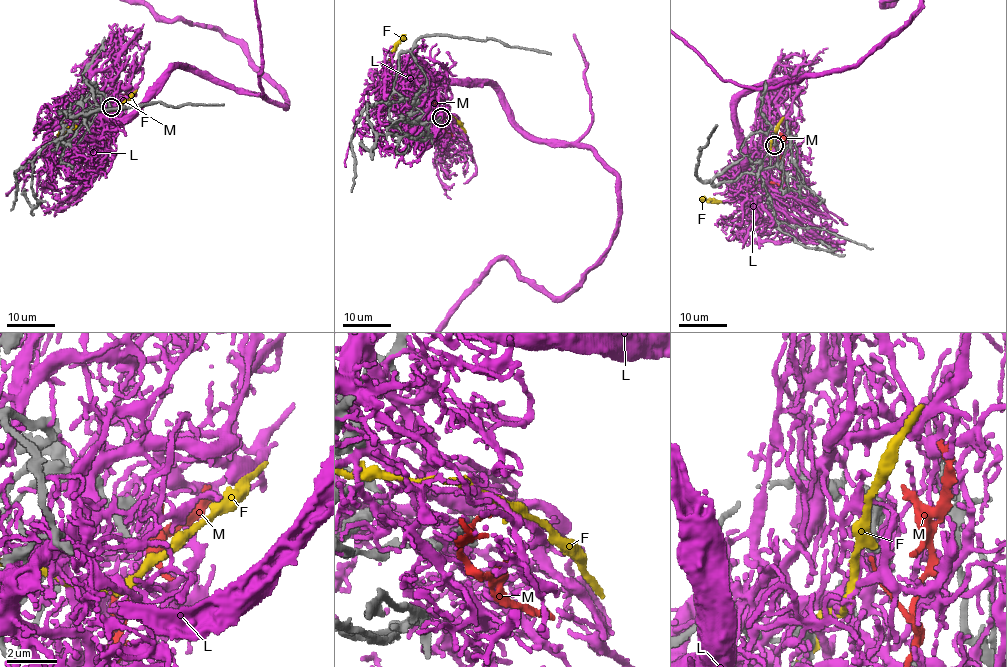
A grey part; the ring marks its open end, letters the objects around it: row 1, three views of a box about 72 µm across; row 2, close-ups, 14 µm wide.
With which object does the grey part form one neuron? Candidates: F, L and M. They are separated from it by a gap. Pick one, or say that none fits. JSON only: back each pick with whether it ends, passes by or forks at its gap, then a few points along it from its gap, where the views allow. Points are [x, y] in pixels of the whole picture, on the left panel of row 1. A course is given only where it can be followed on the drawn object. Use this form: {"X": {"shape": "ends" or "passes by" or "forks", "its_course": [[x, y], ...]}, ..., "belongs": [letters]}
{"M": {"shape": "ends"}, "belongs": ["M"]}

